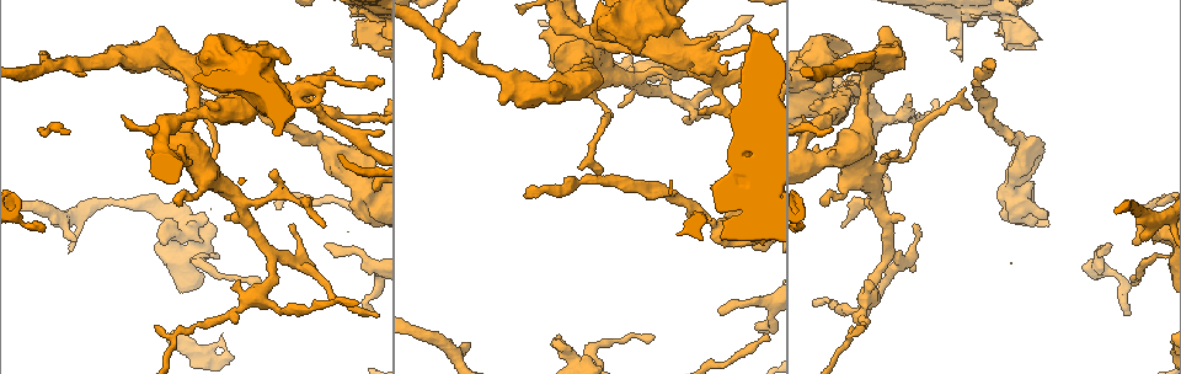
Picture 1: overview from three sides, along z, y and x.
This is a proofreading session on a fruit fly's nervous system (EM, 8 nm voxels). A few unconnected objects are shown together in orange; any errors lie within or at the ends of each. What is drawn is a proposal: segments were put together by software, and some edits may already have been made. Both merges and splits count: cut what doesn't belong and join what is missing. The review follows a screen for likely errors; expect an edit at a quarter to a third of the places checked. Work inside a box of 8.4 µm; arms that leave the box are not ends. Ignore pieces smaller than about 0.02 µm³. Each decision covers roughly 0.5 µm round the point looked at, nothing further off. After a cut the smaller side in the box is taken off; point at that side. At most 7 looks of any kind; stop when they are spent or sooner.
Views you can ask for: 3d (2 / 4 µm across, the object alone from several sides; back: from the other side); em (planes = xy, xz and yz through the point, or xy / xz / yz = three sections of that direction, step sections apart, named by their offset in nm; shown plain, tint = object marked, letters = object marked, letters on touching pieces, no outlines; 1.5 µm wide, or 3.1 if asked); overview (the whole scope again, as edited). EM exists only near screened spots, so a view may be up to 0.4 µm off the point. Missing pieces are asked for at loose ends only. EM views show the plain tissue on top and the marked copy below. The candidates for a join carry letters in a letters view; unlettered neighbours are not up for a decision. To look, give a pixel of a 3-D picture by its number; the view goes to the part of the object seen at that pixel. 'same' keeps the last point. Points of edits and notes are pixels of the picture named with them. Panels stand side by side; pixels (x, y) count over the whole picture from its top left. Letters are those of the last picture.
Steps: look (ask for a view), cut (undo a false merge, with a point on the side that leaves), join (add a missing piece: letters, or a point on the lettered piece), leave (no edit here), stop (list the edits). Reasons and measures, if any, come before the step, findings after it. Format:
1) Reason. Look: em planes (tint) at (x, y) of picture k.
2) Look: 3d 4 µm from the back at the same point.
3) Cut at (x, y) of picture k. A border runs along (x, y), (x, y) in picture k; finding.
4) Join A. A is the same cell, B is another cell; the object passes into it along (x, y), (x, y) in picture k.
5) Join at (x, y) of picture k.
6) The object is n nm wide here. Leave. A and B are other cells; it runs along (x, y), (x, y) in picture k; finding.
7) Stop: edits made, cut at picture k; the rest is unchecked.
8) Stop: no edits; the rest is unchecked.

A fork. Look: 3d 2 µm from the back at (290, 92) of picture 1.

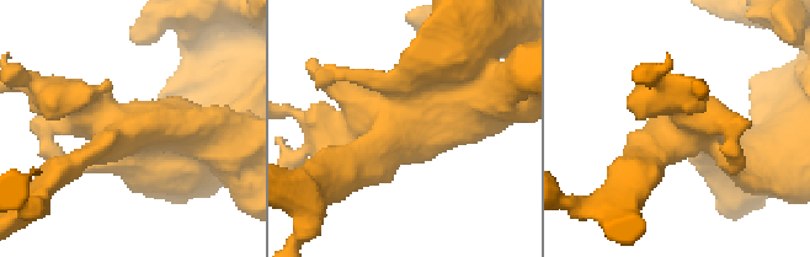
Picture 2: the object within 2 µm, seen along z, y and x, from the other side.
Need the tissue. Look: em xy step 4 (tint) at (406, 122) of picture 2.

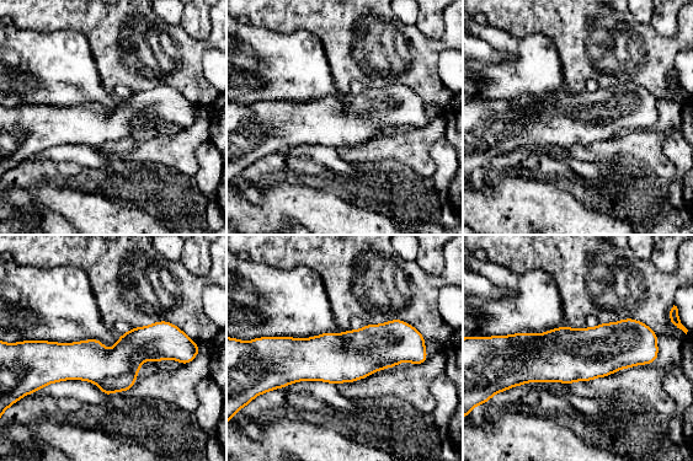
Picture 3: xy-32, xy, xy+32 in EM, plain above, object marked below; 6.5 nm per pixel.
Look: em planes (letters) at the same point.

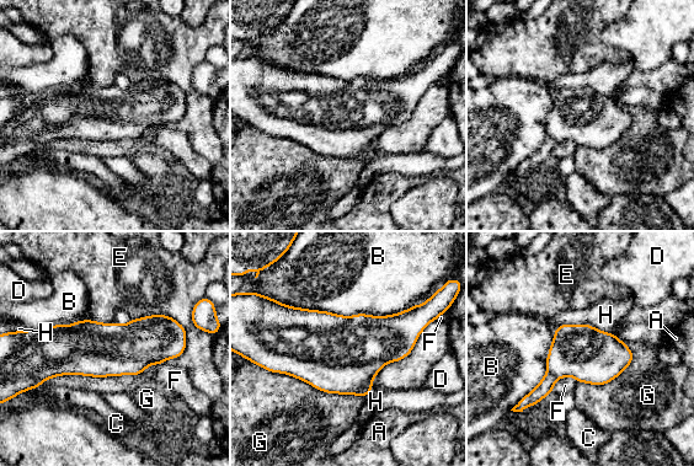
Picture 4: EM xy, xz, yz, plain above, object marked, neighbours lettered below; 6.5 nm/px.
Cut at (544, 387) of picture 4. A, B, C, D, E, F, G and H are other cells; two neurons meet here.

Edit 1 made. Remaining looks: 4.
Abrupt turn. Look: em xz step 4 (letters) at (594, 94) of picture 1.

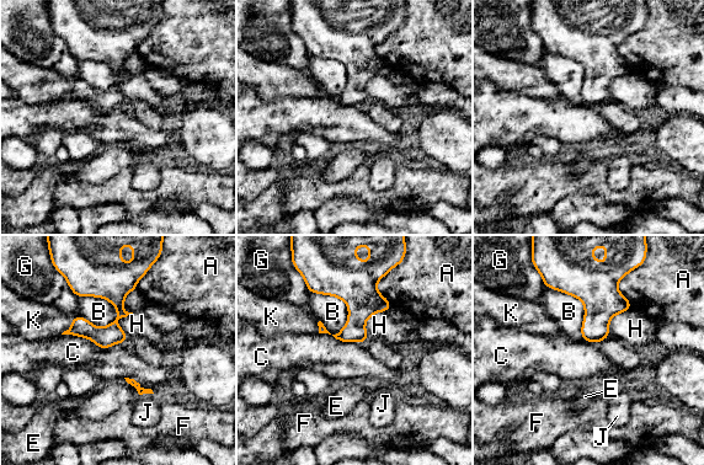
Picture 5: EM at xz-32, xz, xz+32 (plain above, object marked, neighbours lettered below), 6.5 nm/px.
Look: em planes (letters) at the same point.

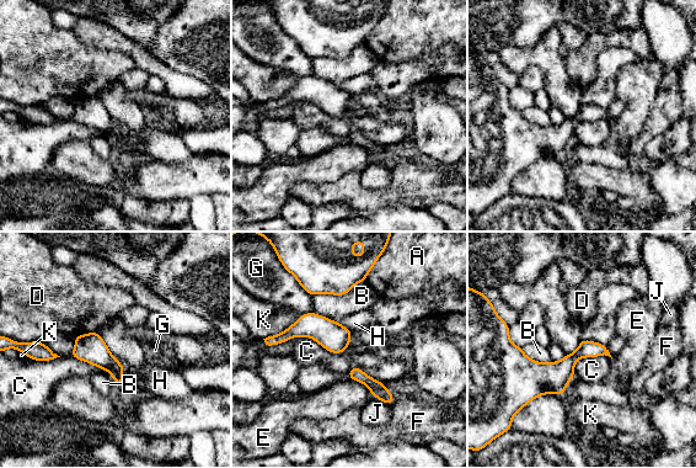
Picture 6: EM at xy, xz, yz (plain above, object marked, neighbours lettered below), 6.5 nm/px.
Leave. A, B, C, D, E, F, G, H, J and K are other cells; a border runs along (264, 341), (351, 342) in picture 6; continuous, no second neuron.

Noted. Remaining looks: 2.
Look: em planes (tint) at (258, 296) of picture 1.

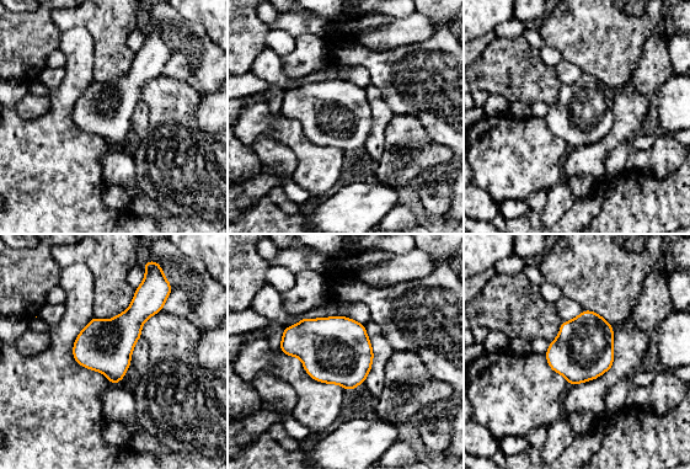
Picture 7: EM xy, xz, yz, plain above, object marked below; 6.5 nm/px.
See the neighbours. Look: em planes (letters) at the same point.

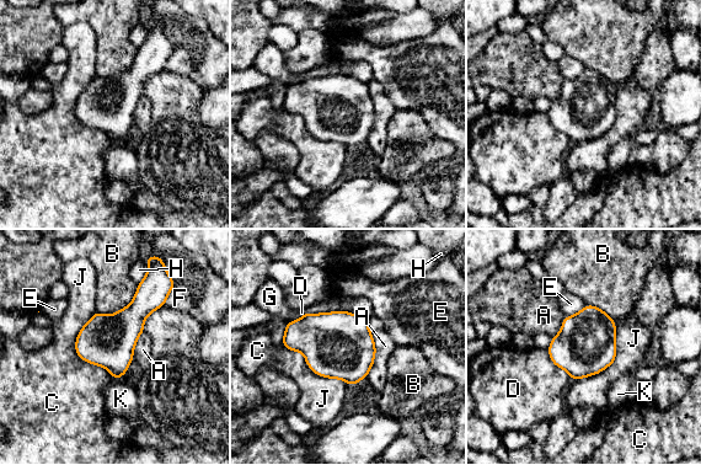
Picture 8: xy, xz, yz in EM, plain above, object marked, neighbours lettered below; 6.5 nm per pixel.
The longest contact is with A, 380 nm. Leave. A, B, C, D, E, F, G, H, J and K are other cells; a border runs along (365, 320), (375, 347), (367, 377) in picture 8; all the same neuron.

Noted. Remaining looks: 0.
Stop: edits made, cut at picture 4; the rest is unchecked.

